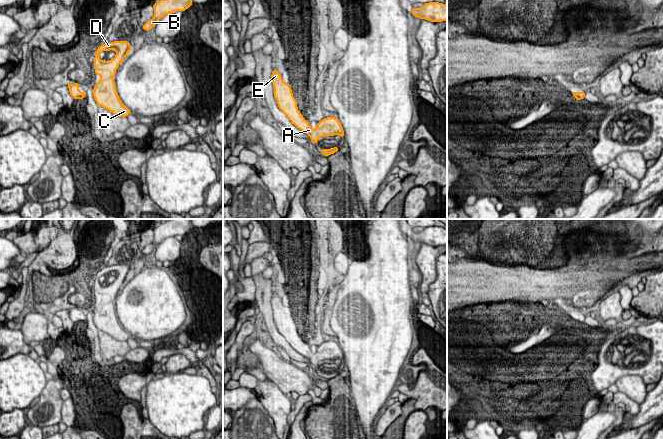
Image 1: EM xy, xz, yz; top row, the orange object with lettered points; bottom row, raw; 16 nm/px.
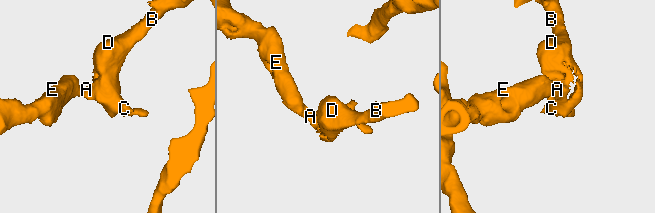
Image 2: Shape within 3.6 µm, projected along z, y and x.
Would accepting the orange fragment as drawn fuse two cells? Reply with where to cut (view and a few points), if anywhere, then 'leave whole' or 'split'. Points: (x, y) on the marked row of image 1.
no cut | leave whole

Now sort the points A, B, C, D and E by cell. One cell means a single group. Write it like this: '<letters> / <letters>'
A B C D E

